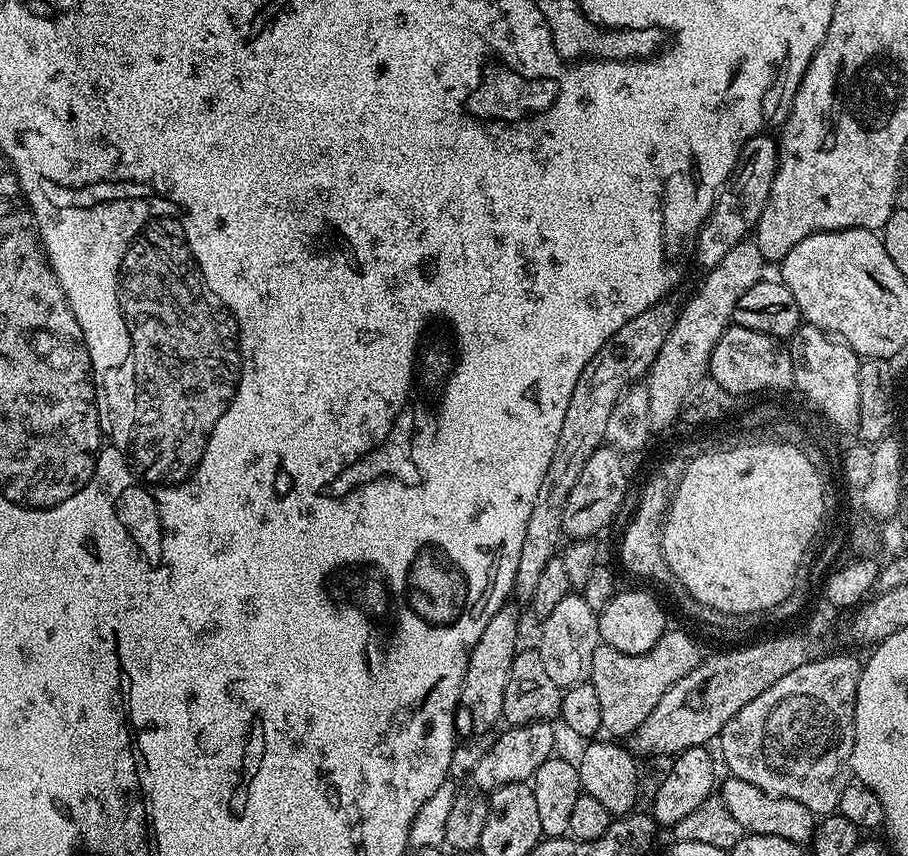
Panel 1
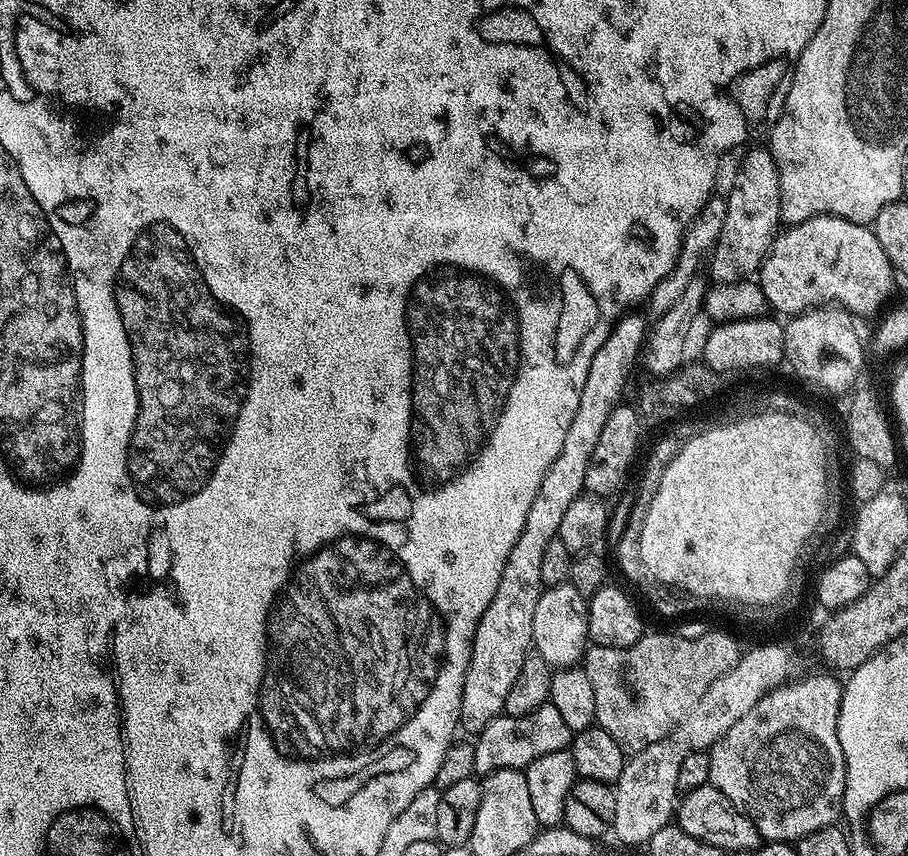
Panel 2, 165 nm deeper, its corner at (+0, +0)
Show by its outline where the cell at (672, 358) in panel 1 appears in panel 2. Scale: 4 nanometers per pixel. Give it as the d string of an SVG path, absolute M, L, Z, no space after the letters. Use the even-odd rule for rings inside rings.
M767 147L751 148L732 180L732 189L726 192L726 222L722 222L722 234L710 253L711 279L718 284L751 277L767 258L782 224L778 170L772 153Z

